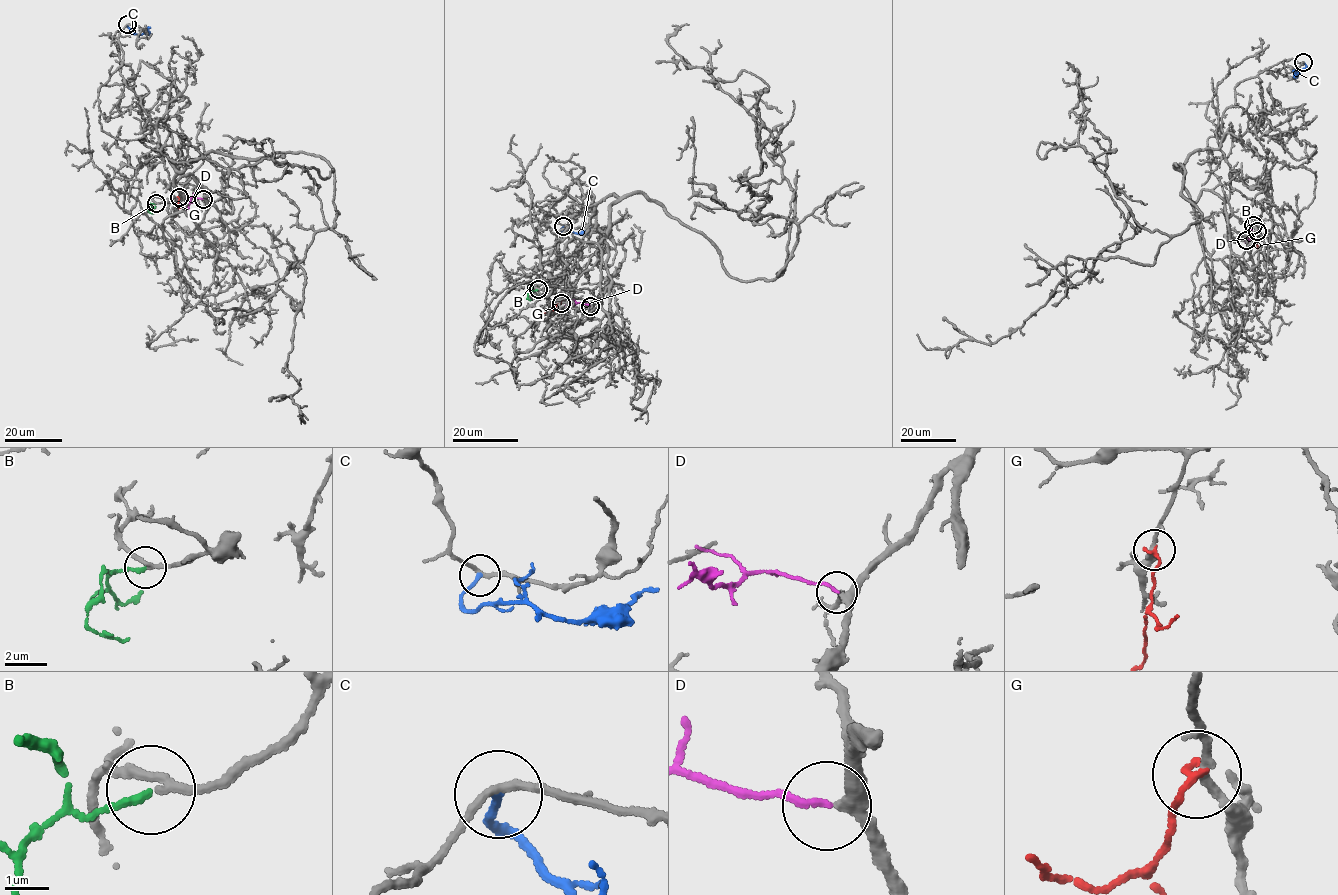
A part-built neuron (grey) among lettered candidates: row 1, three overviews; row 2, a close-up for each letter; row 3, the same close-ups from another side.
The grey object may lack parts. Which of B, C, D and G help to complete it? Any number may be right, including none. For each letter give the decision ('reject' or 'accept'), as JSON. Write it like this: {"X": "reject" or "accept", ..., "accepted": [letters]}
{"B": "accept", "C": "reject", "D": "accept", "G": "reject", "accepted": ["B", "D"]}

